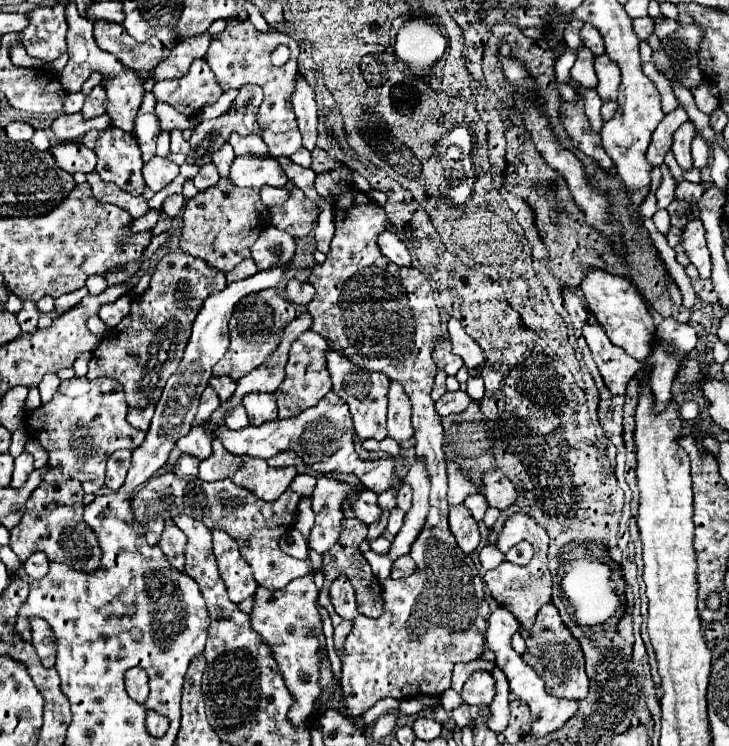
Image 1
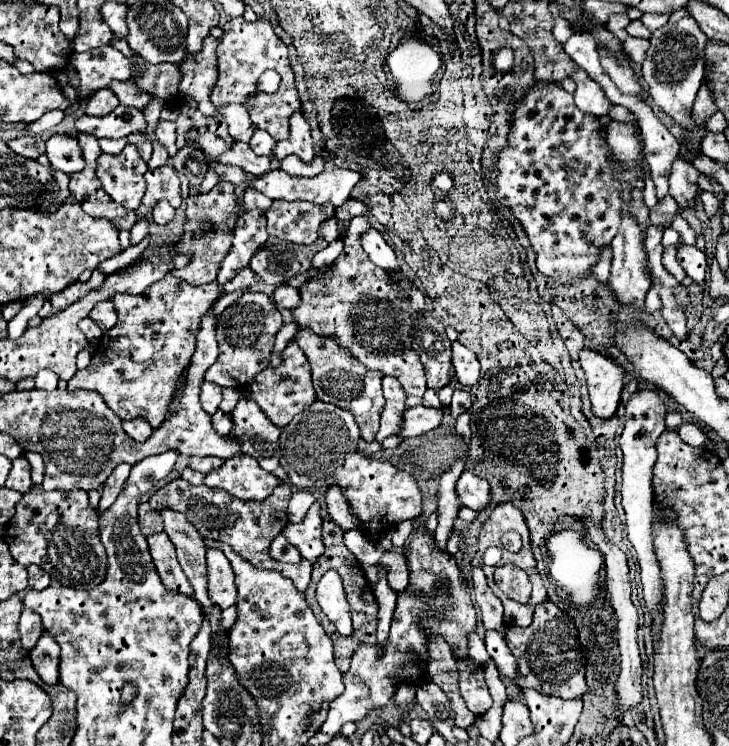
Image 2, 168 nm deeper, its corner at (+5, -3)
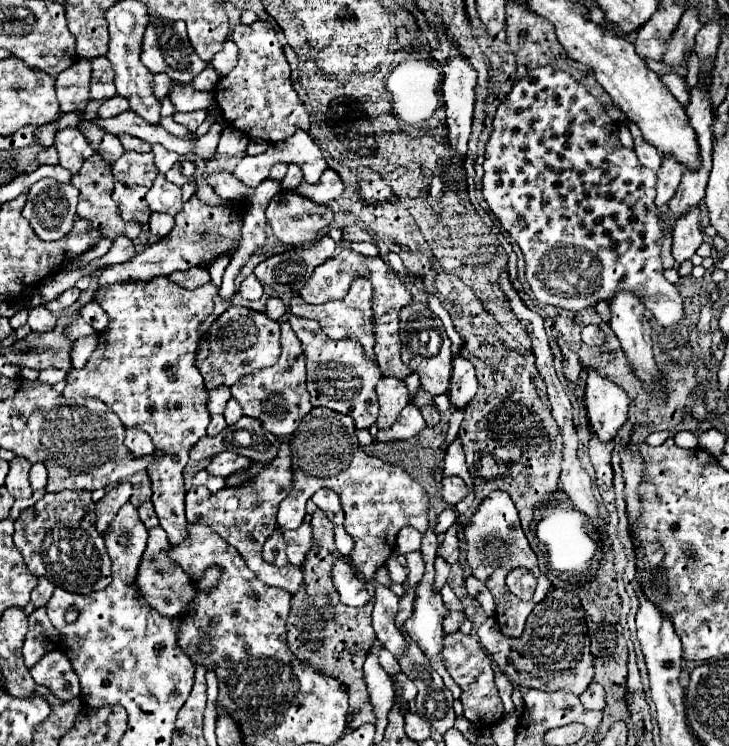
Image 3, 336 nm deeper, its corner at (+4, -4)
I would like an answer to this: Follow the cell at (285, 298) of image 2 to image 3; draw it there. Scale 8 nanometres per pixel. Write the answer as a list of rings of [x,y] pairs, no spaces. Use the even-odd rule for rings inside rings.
[[[269,296],[269,300],[267,300],[267,316],[271,316],[273,320],[279,320],[285,312],[287,312],[285,302],[279,296]]]

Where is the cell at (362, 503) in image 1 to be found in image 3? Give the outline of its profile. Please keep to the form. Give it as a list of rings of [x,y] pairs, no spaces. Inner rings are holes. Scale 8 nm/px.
[[[321,488],[315,492],[315,496],[311,498],[325,514],[327,518],[335,524],[335,526],[341,526],[345,516],[343,516],[343,508],[341,508],[341,502],[339,502],[339,496],[335,496],[333,490],[329,488]]]

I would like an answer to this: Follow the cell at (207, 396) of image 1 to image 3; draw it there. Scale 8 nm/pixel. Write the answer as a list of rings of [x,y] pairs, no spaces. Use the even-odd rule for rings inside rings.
[[[217,386],[213,390],[207,390],[209,398],[207,398],[207,410],[209,414],[223,414],[227,400],[231,398],[231,392],[227,386]]]

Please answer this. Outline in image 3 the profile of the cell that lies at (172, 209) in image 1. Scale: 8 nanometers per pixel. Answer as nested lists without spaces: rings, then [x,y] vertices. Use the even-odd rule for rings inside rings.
[[[153,212],[151,218],[149,218],[149,226],[151,226],[151,232],[157,234],[157,236],[167,236],[173,228],[173,216],[167,216],[167,214],[161,214],[161,212]]]

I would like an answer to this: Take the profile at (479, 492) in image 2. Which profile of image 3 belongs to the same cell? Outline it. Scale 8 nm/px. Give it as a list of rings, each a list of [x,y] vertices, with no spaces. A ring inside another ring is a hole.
[[[459,476],[443,478],[443,498],[445,498],[447,504],[455,506],[455,504],[461,502],[467,494],[469,494],[469,488],[467,488],[467,484],[465,484]]]

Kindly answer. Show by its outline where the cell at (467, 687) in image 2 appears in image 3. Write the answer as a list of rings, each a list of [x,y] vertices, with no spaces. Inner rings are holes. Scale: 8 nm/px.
[[[461,632],[447,634],[443,640],[443,658],[447,672],[453,676],[453,680],[461,688],[461,702],[465,708],[465,718],[471,720],[477,728],[491,728],[497,720],[503,718],[503,702],[497,694],[495,686],[495,672],[493,662],[479,644],[475,636],[465,636]]]

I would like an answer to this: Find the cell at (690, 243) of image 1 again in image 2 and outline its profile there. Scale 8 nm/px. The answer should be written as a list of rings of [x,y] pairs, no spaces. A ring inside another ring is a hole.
[[[682,245],[678,247],[678,263],[684,267],[686,275],[696,283],[704,281],[706,275],[706,255],[698,247]]]

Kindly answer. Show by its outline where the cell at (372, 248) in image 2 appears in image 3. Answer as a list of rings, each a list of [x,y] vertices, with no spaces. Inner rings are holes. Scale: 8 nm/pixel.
[[[349,226],[349,228],[345,228],[343,238],[345,238],[345,240],[349,240],[349,242],[373,242],[373,244],[375,244],[373,236],[371,236],[369,232],[361,230],[359,226]]]

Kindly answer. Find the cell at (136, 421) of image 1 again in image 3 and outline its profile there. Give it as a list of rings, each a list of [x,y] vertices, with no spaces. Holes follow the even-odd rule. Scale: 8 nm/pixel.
[[[127,428],[125,430],[125,446],[133,456],[145,456],[155,450],[151,436],[147,432],[141,432],[139,428]]]

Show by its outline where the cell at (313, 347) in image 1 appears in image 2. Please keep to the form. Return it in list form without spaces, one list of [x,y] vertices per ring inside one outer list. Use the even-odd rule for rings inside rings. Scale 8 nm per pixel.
[[[290,341],[286,349],[282,351],[282,363],[278,367],[264,369],[254,381],[246,385],[246,389],[250,391],[250,397],[258,403],[258,407],[266,413],[266,417],[276,423],[276,427],[286,427],[294,415],[298,415],[304,407],[316,401],[312,375],[310,375],[310,363],[294,341]]]

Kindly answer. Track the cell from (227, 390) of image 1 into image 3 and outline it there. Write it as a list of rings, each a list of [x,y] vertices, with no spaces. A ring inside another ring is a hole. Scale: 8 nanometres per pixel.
[[[231,398],[231,400],[227,402],[227,408],[225,408],[223,416],[225,416],[225,420],[227,420],[229,426],[235,424],[235,422],[243,416],[243,408],[241,408],[241,404],[239,404],[235,398]]]

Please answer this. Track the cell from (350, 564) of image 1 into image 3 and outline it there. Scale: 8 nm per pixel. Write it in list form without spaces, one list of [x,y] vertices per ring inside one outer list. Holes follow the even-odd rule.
[[[317,510],[311,520],[313,526],[313,548],[311,556],[307,556],[307,564],[301,566],[305,576],[305,588],[291,598],[291,612],[287,620],[287,642],[291,642],[291,650],[301,658],[315,664],[315,668],[327,668],[331,676],[339,676],[343,684],[347,684],[349,690],[349,708],[355,708],[355,714],[351,718],[351,728],[359,728],[361,724],[375,724],[375,712],[371,698],[367,694],[367,682],[363,674],[363,662],[367,658],[367,652],[371,648],[371,642],[375,638],[373,626],[371,626],[371,610],[373,610],[373,598],[361,606],[351,608],[347,604],[339,602],[339,594],[333,586],[331,568],[337,560],[343,558],[339,550],[335,548],[335,534],[333,524],[327,520],[327,516]]]

